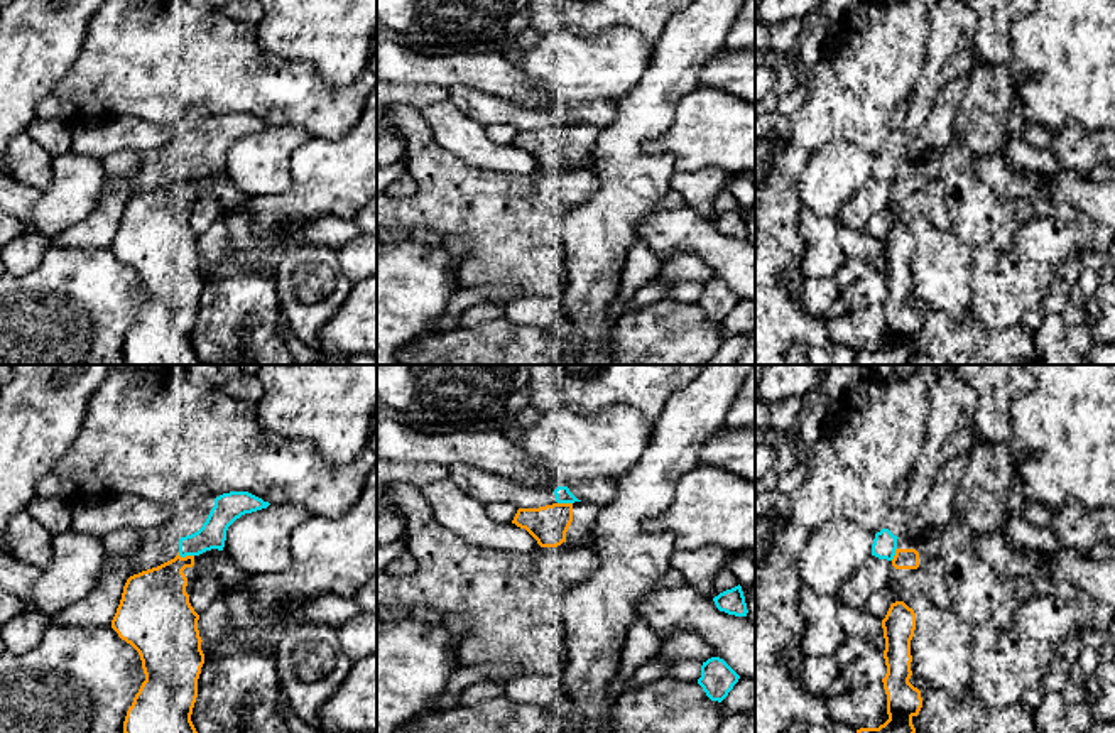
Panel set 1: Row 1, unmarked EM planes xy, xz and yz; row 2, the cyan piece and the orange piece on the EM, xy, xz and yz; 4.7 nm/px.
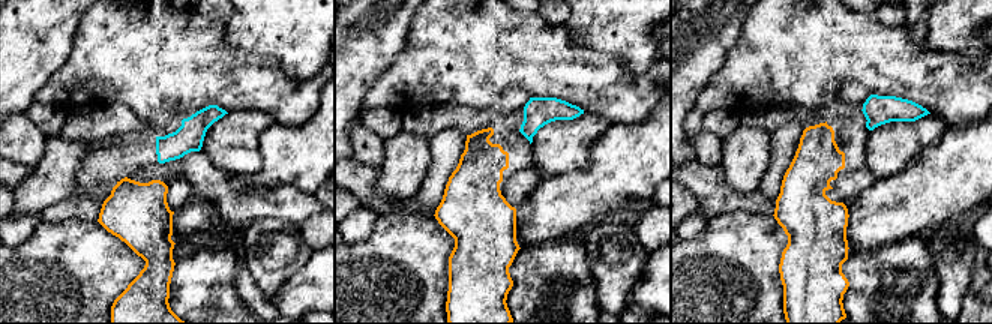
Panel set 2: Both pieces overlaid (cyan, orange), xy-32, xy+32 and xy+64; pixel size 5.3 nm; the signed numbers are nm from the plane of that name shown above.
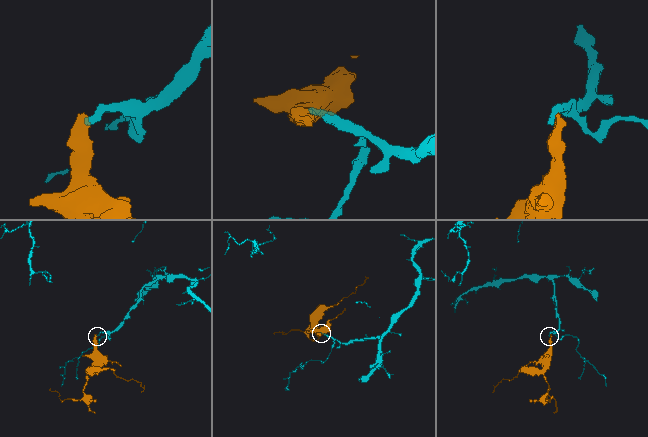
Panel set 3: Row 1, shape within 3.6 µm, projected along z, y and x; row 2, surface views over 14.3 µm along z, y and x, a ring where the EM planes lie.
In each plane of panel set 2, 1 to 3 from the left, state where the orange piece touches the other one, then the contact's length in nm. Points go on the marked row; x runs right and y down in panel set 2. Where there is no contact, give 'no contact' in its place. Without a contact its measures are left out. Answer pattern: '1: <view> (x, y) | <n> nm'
1: no contact
2: no contact
3: no contact

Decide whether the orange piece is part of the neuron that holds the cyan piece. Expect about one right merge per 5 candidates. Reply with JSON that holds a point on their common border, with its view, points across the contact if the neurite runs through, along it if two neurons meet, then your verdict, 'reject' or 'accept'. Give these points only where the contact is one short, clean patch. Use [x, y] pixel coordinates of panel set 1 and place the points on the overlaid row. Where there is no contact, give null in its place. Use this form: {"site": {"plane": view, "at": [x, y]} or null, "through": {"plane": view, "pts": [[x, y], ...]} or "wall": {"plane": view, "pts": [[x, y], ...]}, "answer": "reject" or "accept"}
{"site": {"plane": "xy", "at": [186, 554]}, "answer": "reject"}

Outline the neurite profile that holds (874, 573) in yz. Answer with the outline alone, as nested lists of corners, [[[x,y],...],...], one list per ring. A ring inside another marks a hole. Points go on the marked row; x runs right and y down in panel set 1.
[[[870,556],[838,589],[838,603],[863,608],[868,598],[890,583],[892,561]]]

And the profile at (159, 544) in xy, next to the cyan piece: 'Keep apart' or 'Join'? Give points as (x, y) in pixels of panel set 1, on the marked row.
Join

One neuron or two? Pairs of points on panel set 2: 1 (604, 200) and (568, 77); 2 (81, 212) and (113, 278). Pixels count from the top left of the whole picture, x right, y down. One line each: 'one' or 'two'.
1: two
2: two

